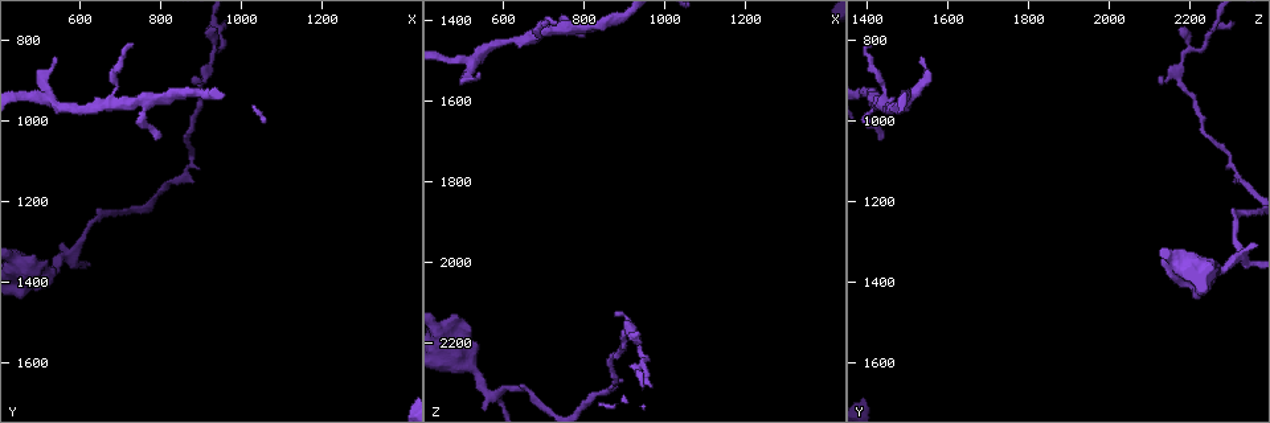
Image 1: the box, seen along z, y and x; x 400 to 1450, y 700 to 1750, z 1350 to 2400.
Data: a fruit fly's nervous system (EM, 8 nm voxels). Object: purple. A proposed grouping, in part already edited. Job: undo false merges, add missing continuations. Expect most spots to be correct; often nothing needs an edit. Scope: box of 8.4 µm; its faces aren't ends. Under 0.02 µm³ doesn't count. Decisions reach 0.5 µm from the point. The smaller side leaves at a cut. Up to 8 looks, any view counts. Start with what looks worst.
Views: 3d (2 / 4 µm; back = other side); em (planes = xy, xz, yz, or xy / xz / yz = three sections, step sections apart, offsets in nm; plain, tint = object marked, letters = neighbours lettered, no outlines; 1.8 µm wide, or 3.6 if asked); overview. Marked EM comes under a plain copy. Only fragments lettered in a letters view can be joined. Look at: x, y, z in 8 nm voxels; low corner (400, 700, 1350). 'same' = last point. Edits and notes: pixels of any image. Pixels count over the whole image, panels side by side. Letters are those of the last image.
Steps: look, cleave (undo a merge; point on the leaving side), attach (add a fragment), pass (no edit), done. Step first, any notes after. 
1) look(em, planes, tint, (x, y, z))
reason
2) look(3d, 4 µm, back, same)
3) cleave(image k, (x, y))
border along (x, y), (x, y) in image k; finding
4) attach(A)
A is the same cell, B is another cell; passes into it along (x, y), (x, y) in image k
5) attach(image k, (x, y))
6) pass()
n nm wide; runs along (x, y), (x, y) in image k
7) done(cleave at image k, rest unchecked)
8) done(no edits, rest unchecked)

look(em, planes, letters, (530, 845, 1540))
tapers out

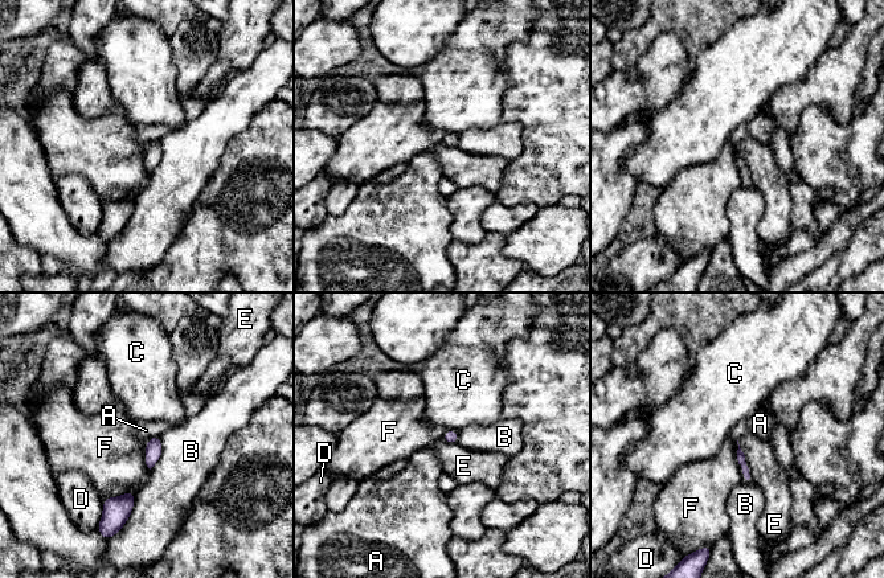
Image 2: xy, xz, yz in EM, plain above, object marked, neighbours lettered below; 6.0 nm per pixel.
pass()
A, B, C, D, E and F are other cells; border along (159, 435), (152, 435), (147, 441) in image 2; no lettered fragment goes on from it

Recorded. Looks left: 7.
look(em, planes, letters, (480, 1325, 2135))
an open end

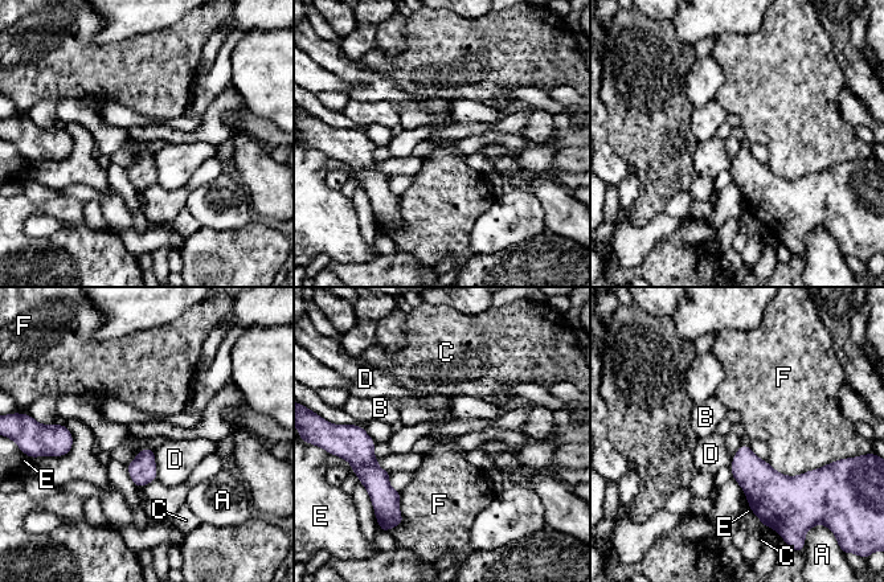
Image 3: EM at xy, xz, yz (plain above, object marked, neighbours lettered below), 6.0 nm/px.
pass()
A, B, C, D, E and F are other cells; none of them fits

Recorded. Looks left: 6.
look(em, 3.6 µm, xz, step 16, letters, (805, 1035, 1440))
free end

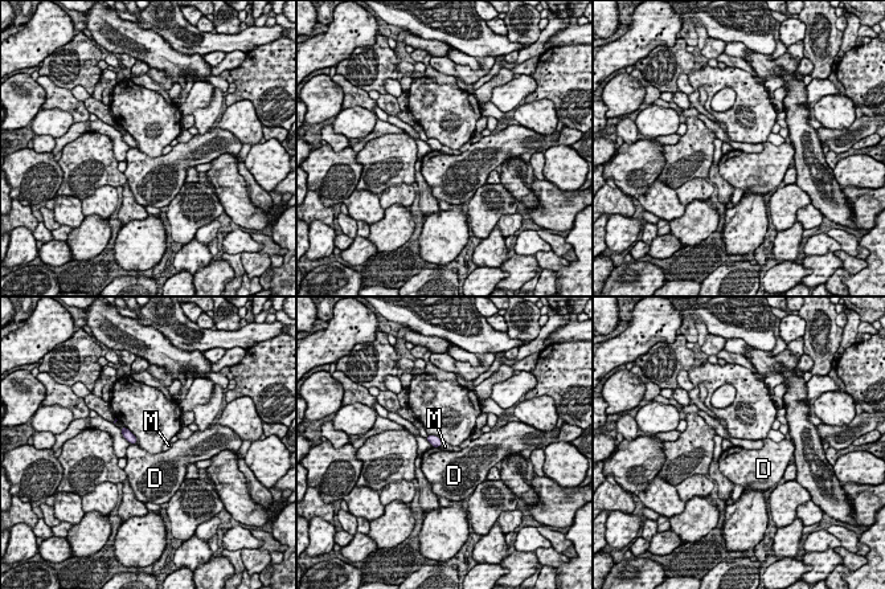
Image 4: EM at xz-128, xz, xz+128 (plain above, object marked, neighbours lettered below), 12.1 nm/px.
look(em, 3.6 µm, planes, letters, same)
another direction

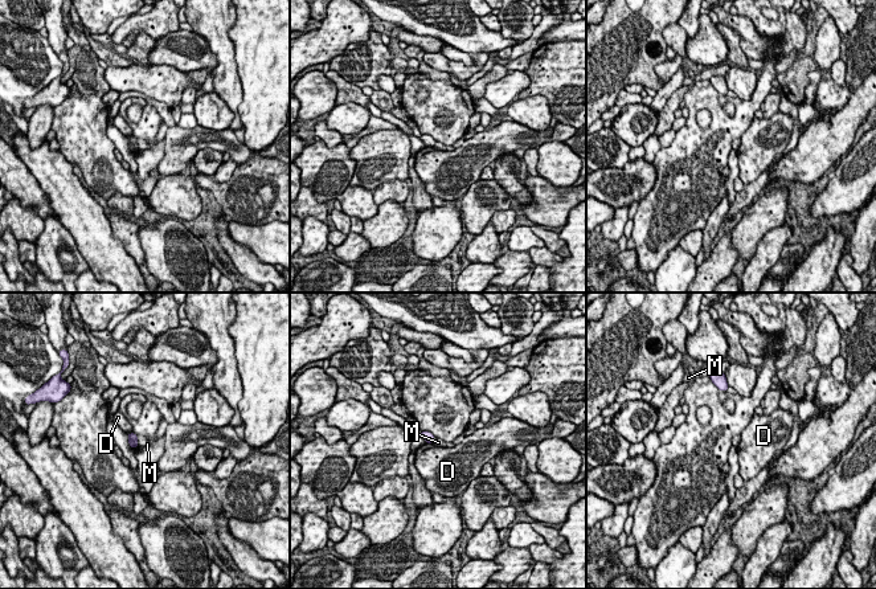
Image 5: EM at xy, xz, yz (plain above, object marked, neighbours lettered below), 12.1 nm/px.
pass()
D and M are other cells; border along (136, 436), (139, 445) in image 5; no lettered fragment goes on from it

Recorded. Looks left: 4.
done(no edits, rest unchecked)

